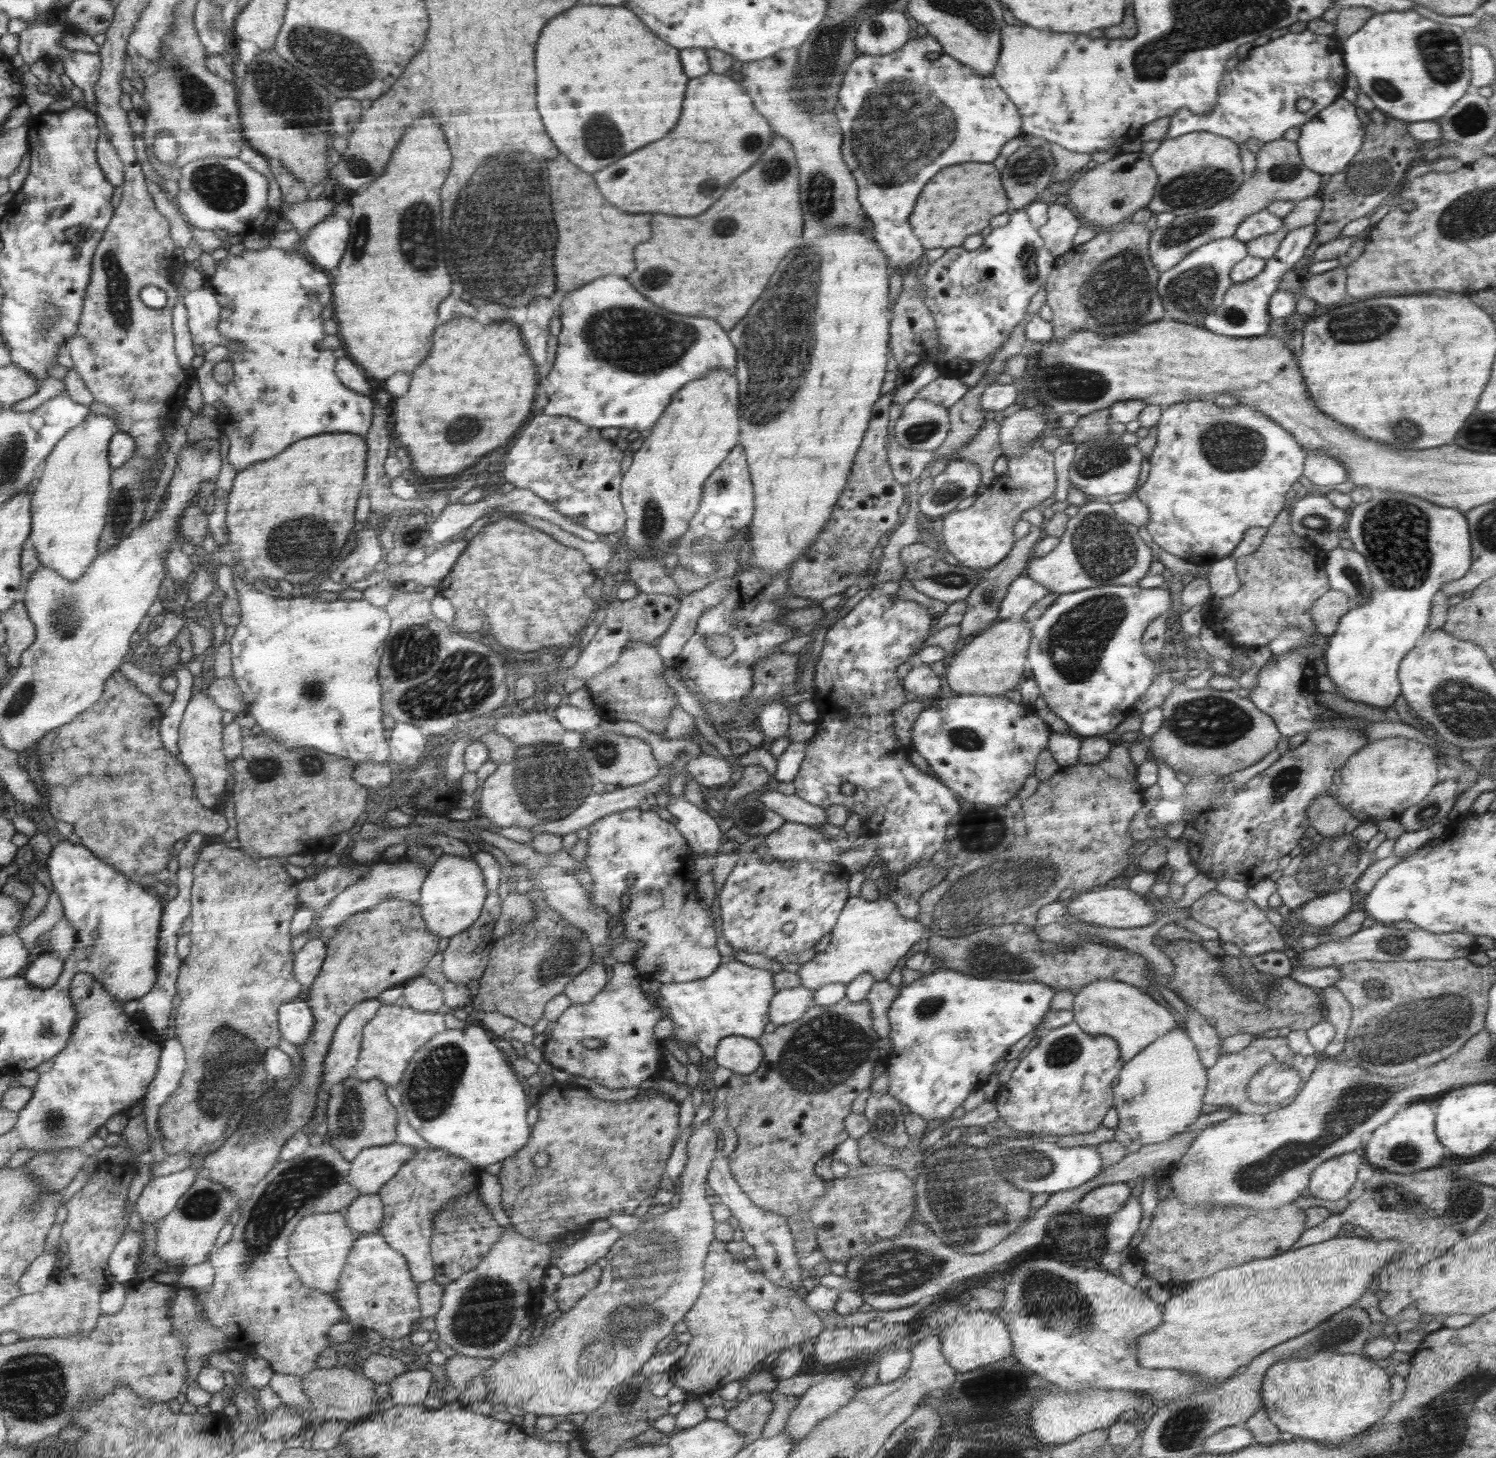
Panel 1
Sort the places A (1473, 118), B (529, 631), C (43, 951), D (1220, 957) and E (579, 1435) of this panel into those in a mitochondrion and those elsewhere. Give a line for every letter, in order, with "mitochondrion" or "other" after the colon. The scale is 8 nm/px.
A: mitochondrion
B: other
C: other
D: other
E: other

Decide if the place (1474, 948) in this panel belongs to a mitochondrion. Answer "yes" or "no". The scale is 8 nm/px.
no

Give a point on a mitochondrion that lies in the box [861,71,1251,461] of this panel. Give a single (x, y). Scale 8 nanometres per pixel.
(1117, 294)

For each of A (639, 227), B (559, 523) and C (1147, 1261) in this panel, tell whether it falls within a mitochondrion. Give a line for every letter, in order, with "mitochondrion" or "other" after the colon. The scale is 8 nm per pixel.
A: other
B: other
C: other

